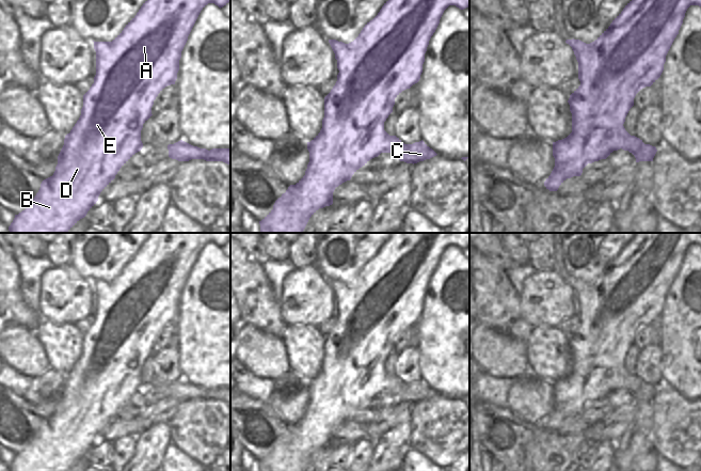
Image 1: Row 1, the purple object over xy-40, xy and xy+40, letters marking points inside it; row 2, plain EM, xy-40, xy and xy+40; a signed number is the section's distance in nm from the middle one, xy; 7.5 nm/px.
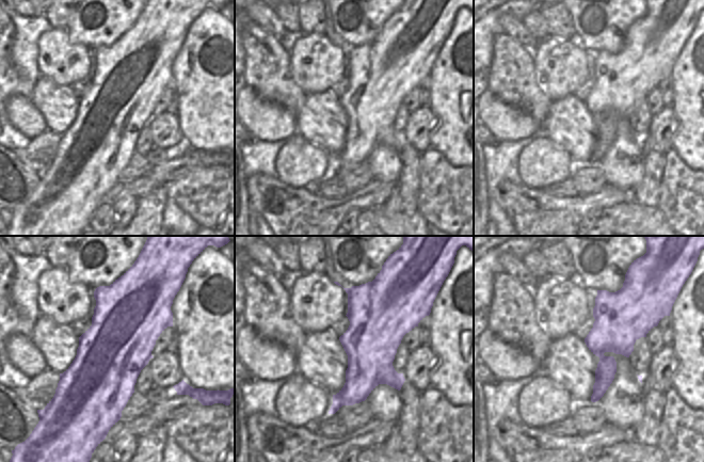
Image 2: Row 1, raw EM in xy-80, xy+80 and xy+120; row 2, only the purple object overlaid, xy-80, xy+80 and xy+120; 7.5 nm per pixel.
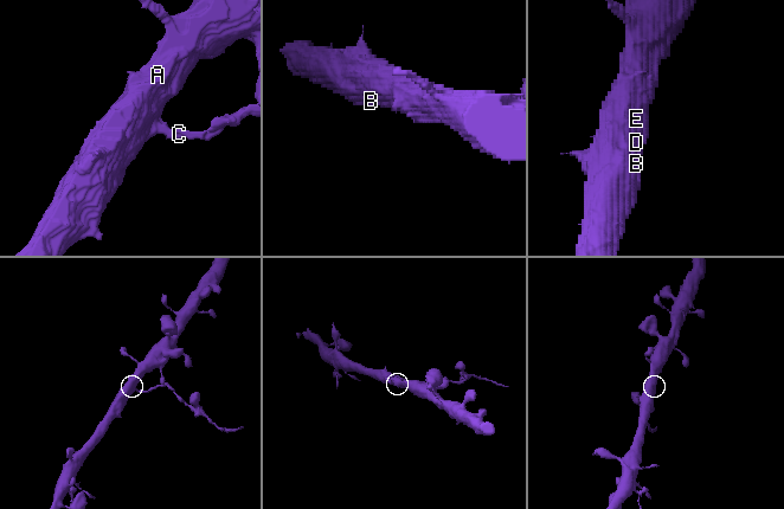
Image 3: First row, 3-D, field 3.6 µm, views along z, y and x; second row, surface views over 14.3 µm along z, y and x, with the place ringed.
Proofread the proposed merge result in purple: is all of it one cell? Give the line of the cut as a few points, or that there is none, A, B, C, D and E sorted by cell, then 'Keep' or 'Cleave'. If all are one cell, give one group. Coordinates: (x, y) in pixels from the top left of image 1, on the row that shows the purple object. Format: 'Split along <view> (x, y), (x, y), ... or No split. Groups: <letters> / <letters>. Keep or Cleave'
Split along xy+40 (644, 144), (634, 155). Groups: A B D E / C. Cleave

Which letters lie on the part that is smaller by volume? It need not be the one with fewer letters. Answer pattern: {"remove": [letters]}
{"remove": ["C"]}

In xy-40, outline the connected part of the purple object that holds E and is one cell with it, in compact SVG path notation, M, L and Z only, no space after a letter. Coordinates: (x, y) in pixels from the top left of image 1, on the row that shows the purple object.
M147 0L143 3L137 15L126 25L124 30L112 42L94 42L96 51L96 75L94 83L83 95L83 107L81 115L69 134L65 136L64 145L58 156L58 164L52 176L44 179L41 188L30 205L15 215L15 218L9 226L10 233L67 233L80 219L84 218L87 211L96 204L100 192L115 178L120 169L143 147L141 141L141 130L143 124L153 115L152 107L158 94L168 85L175 84L177 73L179 70L179 60L181 51L188 41L188 36L201 13L208 4L214 3L220 9L226 5L230 0Z

